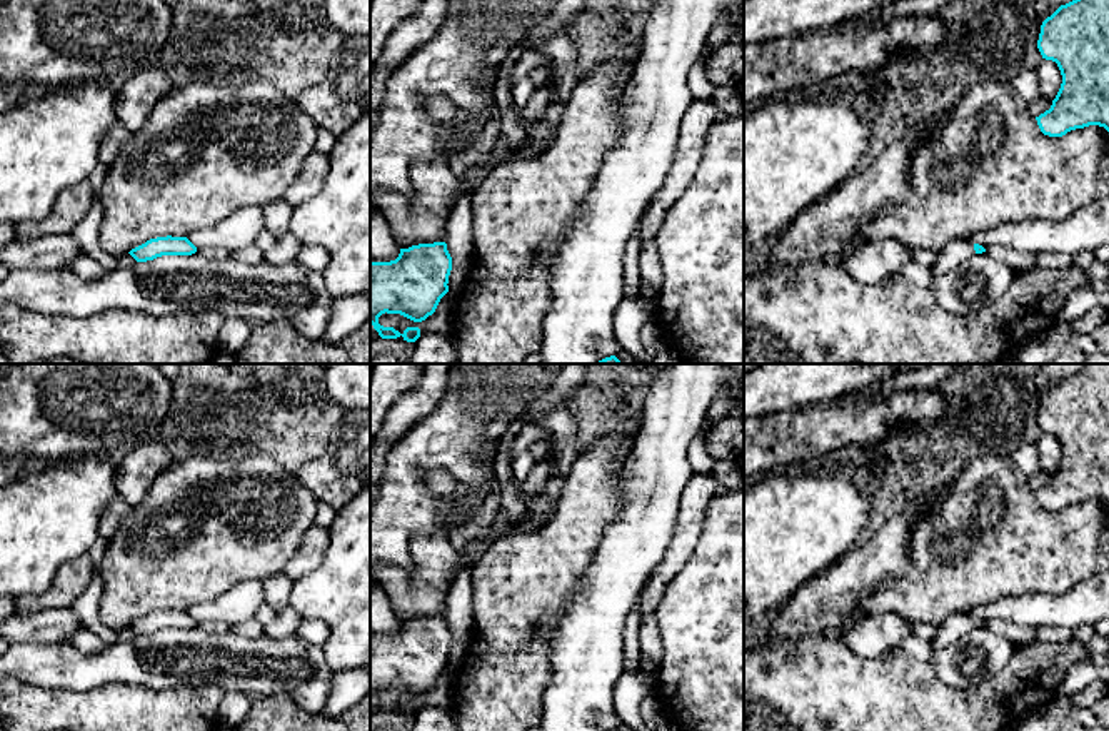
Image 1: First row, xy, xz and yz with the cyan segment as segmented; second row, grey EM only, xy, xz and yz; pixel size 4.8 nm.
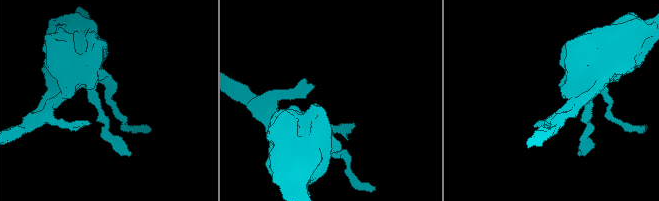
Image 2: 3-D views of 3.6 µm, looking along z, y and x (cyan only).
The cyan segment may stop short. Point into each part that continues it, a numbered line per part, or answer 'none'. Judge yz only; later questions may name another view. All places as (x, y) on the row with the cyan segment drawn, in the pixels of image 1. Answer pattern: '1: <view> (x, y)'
1: yz (959, 251)

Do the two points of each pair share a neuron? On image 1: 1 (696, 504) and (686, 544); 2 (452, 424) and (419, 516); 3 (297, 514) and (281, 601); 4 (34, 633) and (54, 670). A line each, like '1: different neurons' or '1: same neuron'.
1: same neuron
2: same neuron
3: different neurons
4: different neurons

